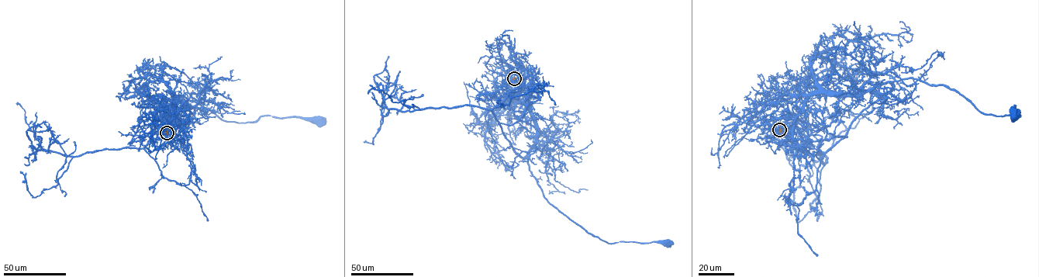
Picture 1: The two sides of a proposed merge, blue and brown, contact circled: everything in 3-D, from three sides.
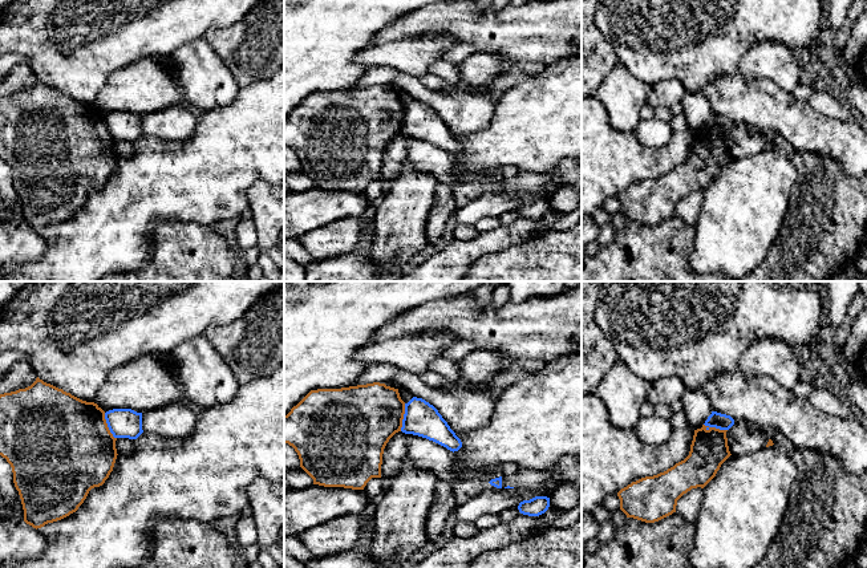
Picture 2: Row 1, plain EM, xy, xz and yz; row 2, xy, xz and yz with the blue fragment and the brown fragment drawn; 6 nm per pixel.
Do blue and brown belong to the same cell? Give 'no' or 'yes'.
no

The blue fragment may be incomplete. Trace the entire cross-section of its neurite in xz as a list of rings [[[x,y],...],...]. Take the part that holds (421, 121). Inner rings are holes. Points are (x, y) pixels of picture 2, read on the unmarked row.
[[[413,100],[405,106],[401,134],[433,143],[453,155],[462,150],[461,142],[438,113],[422,101]]]

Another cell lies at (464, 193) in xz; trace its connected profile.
[[[458,182],[453,184],[453,195],[457,207],[461,208],[478,196],[483,195],[487,187],[489,184],[479,182]]]

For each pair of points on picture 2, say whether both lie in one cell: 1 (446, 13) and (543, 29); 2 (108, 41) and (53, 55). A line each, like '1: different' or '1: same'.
1: same
2: same

